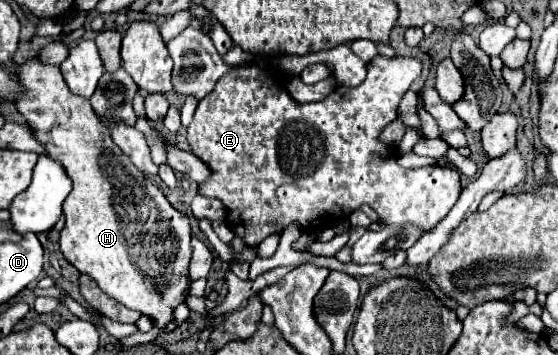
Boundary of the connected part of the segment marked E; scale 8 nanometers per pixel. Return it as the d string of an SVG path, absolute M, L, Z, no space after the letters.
M377 55L367 63L367 77L361 85L339 85L323 101L297 103L287 93L281 82L281 73L275 67L233 67L217 81L215 89L199 101L193 121L187 127L191 151L215 171L211 183L203 183L199 193L205 197L217 197L229 207L227 227L249 247L259 245L271 233L281 233L293 221L303 229L317 229L317 225L323 223L319 219L321 213L331 213L331 217L341 219L359 205L375 209L379 221L385 225L415 225L425 231L433 229L459 199L463 189L459 171L441 165L403 169L397 165L395 147L377 141L379 133L397 119L399 101L419 73L421 61L413 57Z

